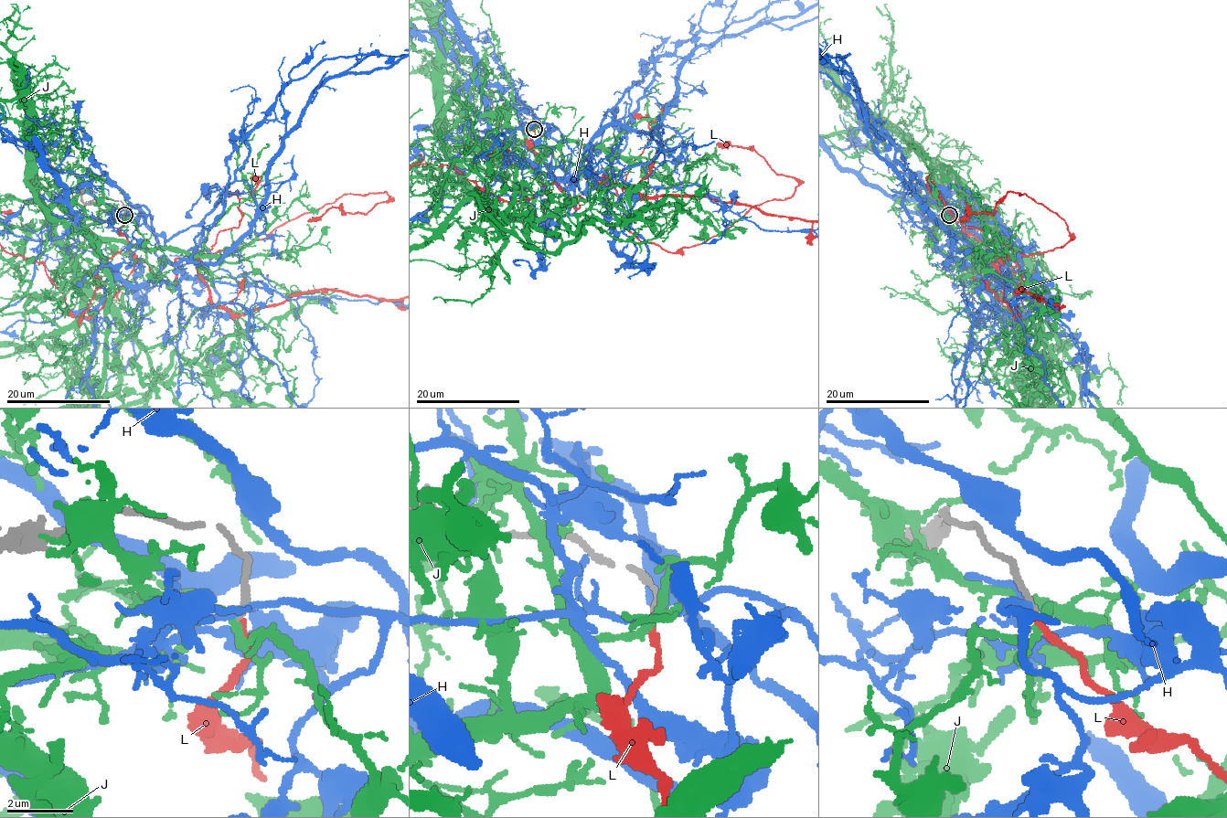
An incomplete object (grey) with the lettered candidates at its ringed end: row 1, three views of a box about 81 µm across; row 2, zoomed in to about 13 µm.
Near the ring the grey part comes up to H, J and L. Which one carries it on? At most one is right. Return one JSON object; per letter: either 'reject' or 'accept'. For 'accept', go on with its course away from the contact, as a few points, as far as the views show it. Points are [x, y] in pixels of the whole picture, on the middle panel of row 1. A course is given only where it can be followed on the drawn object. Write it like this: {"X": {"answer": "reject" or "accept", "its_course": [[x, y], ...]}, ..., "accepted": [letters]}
{"H": {"answer": "reject"}, "J": {"answer": "reject"}, "L": {"answer": "accept"}, "accepted": ["L"]}

